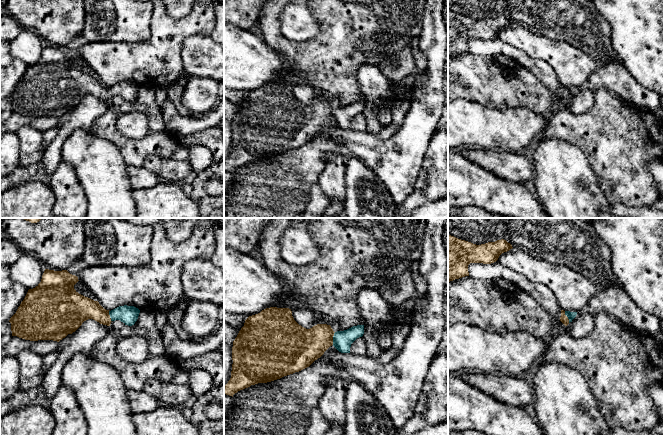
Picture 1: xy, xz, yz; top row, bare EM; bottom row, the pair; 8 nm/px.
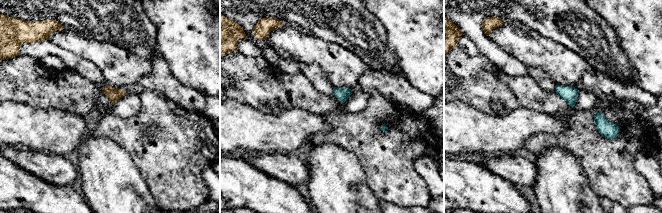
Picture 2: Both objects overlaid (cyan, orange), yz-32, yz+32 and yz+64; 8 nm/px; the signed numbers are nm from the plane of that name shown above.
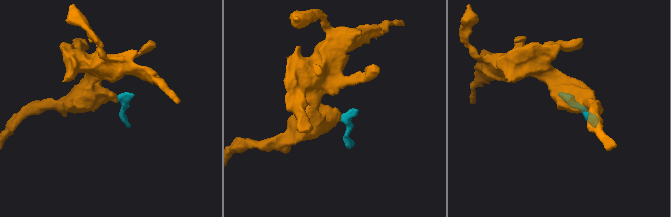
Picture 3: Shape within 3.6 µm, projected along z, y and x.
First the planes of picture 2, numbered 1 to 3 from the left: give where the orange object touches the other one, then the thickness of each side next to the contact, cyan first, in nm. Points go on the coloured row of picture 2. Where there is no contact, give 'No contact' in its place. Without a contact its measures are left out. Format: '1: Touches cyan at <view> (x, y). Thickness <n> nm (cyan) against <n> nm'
1: No contact
2: No contact
3: No contact

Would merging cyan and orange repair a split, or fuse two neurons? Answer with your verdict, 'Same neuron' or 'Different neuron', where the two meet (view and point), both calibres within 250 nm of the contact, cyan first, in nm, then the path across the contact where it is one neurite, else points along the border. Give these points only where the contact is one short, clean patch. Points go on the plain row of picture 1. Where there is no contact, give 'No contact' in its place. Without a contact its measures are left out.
Same neuron. Touches cyan at xz (333, 114). Thickness 160 nm (cyan) against 300 nm. Path across: xz (342, 116), (333, 114), (319, 114), (303, 122)

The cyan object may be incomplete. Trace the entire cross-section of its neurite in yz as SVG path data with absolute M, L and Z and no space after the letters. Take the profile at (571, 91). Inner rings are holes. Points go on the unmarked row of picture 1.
M561 86L561 93L560 97L567 102L572 96L576 93L577 88L570 88L570 87L564 87Z

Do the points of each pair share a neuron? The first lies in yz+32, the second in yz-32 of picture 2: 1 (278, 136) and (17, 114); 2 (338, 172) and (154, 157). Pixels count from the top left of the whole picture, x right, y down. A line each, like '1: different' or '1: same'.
1: same
2: different

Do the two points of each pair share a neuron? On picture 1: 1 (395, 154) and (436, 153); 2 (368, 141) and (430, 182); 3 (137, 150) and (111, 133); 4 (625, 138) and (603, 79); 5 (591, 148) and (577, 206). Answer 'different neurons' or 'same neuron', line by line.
1: different neurons
2: different neurons
3: same neuron
4: different neurons
5: different neurons

